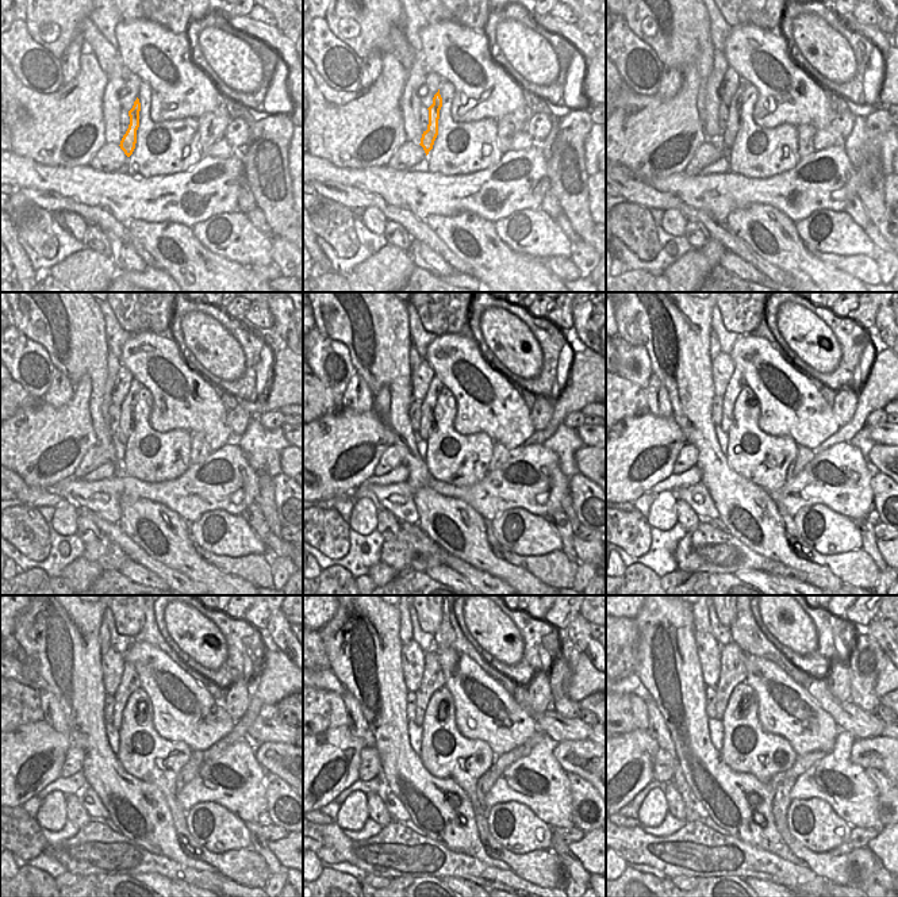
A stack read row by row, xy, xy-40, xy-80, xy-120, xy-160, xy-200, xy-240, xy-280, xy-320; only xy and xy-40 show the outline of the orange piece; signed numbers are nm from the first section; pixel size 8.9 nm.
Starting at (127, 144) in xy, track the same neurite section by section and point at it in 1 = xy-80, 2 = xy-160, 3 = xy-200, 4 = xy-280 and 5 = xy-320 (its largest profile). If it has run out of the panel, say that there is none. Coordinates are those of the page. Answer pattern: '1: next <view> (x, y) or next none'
1: next xy-80 (735, 107)
2: next xy-160 (436, 386)
3: next xy-200 (737, 382)
4: next xy-280 (433, 679)
5: next xy-320 (733, 671)

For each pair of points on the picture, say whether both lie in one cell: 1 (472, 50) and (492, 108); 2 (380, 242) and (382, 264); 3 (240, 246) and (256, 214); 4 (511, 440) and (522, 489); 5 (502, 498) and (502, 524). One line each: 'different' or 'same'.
1: same
2: different
3: different
4: different
5: different

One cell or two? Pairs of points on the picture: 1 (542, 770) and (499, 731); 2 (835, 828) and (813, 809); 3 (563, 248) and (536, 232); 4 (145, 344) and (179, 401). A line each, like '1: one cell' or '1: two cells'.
1: two cells
2: one cell
3: one cell
4: one cell

